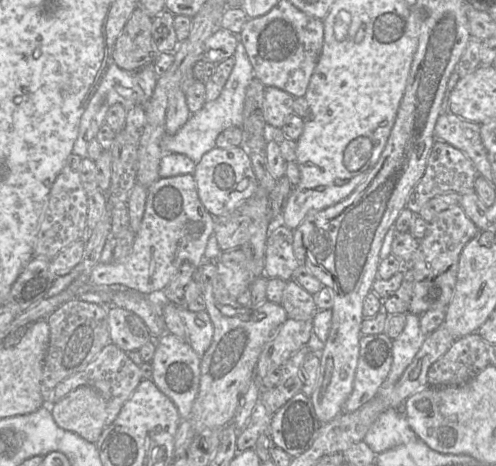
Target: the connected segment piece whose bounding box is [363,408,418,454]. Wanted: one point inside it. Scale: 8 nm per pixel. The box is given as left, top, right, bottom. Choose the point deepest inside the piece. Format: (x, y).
(391, 429)

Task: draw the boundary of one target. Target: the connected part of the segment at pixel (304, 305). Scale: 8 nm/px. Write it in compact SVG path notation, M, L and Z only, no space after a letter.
M293 280L286 281L281 306L295 320L312 321L318 312L313 295Z

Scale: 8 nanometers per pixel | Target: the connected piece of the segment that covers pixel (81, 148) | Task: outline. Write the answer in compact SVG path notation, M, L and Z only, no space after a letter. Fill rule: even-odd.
M110 63L98 89L81 116L77 137L73 144L72 153L81 158L88 157L87 149L90 141L96 139L96 134L105 121L106 113L110 106L121 104L128 111L137 104L145 106L152 96L158 76L155 74L153 65L148 64L138 70L125 71L117 64Z

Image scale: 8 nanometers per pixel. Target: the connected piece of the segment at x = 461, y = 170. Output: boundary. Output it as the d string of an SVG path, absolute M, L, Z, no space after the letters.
M435 140L427 159L425 173L411 191L406 207L414 214L418 214L428 201L439 195L473 193L477 176L477 170L464 152L441 140Z

